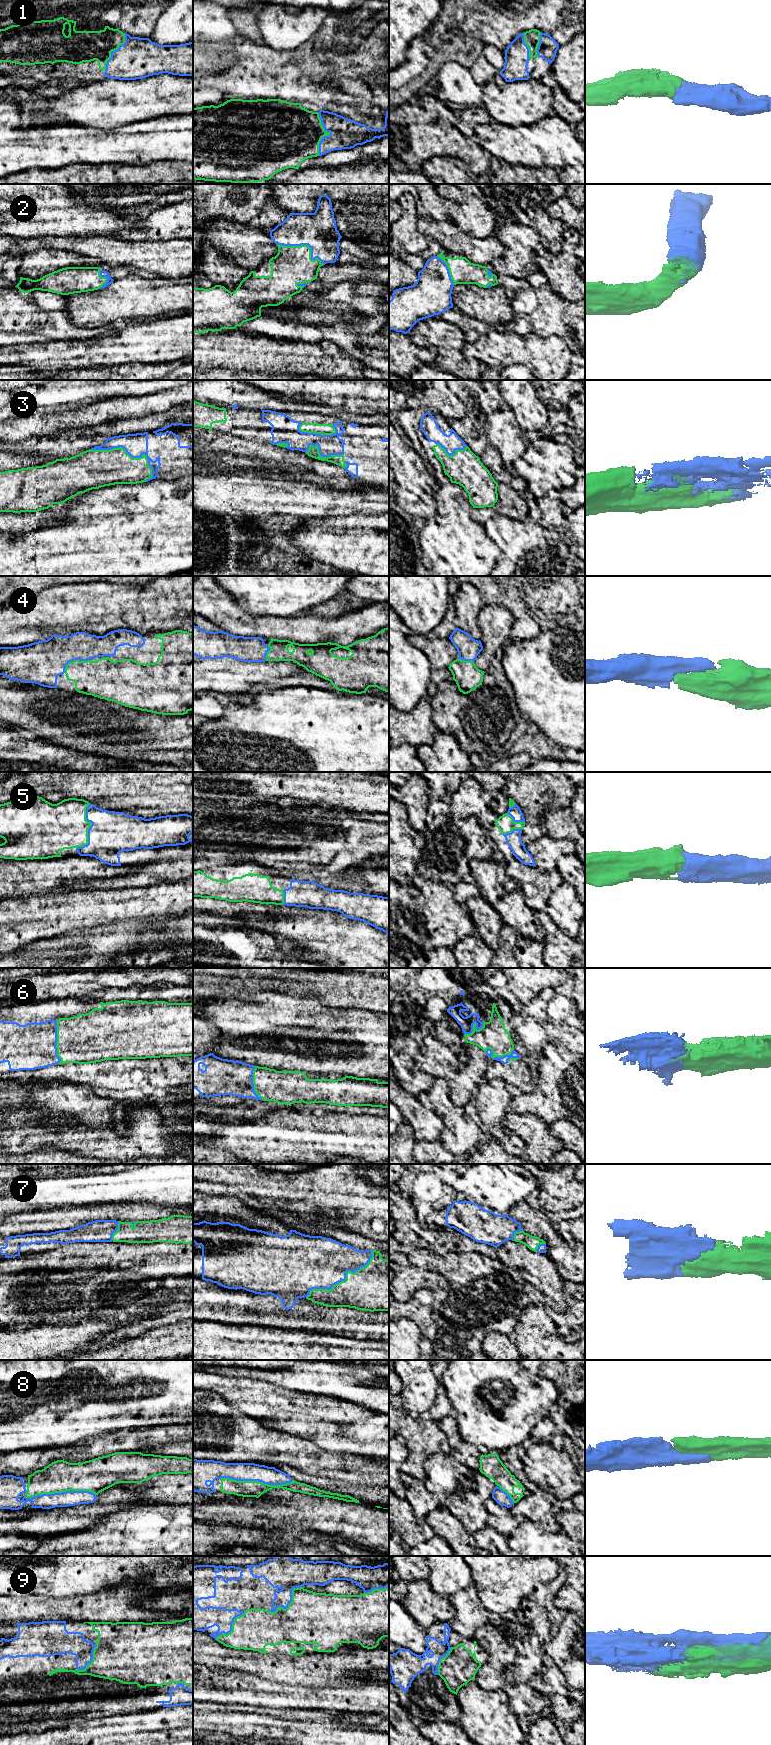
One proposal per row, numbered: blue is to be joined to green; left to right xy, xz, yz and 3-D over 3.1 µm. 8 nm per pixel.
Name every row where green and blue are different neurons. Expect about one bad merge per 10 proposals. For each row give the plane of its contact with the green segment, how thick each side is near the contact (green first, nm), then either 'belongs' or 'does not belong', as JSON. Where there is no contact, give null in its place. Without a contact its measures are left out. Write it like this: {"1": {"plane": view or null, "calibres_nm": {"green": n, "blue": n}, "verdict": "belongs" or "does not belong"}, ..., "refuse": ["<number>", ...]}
{"1": {"plane": "xz", "calibres_nm": {"green": 400, "blue": 240}, "verdict": "belongs"}, "2": {"plane": "xz", "calibres_nm": {"green": 320, "blue": 300}, "verdict": "belongs"}, "3": {"plane": "xy", "calibres_nm": {"green": 300, "blue": 180}, "verdict": "belongs"}, "4": {"plane": "xy", "calibres_nm": {"green": 300, "blue": 340}, "verdict": "belongs"}, "5": {"plane": "xy", "calibres_nm": {"green": 380, "blue": 340}, "verdict": "belongs"}, "6": {"plane": "xy", "calibres_nm": {"green": 400, "blue": 380}, "verdict": "belongs"}, "7": {"plane": "xz", "calibres_nm": {"green": 380, "blue": 420}, "verdict": "belongs"}, "8": {"plane": "xz", "calibres_nm": {"green": 130, "blue": 140}, "verdict": "belongs"}, "9": {"plane": "xz", "calibres_nm": {"green": 420, "blue": 260}, "verdict": "belongs"}, "refuse": []}

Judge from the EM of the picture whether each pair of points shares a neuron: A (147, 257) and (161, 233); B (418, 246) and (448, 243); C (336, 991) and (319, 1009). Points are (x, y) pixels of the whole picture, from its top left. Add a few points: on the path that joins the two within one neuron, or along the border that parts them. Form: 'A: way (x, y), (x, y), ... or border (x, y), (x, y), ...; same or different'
A: border (180, 238), (156, 241); different
B: border (417, 219), (418, 230), (428, 240); different
C: border (322, 1002), (328, 1006), (346, 1008); different

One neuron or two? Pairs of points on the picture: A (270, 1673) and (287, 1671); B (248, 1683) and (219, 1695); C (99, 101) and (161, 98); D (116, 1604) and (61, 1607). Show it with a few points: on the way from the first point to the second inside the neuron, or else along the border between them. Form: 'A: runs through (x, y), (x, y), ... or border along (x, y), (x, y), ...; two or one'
A: runs through (274, 1671), (283, 1671); one
B: runs through (241, 1688), (231, 1693), (226, 1693); one
C: runs through (114, 101), (146, 99); one
D: runs through (102, 1606), (75, 1608); one

